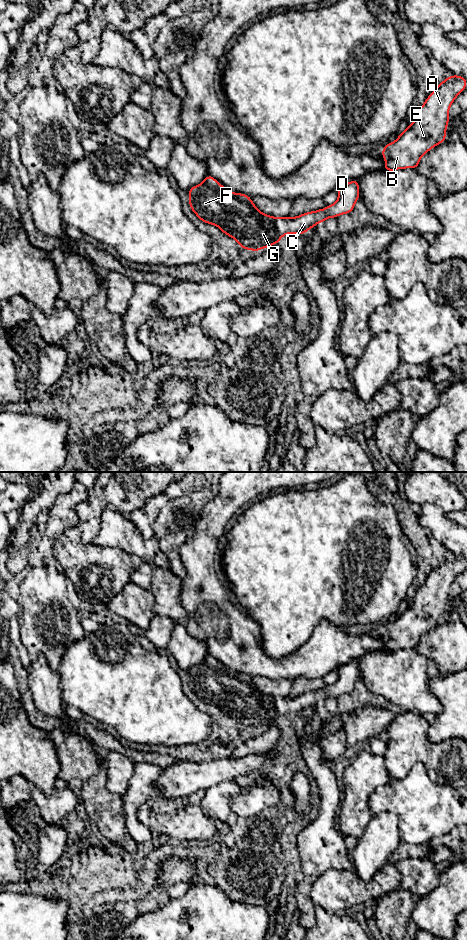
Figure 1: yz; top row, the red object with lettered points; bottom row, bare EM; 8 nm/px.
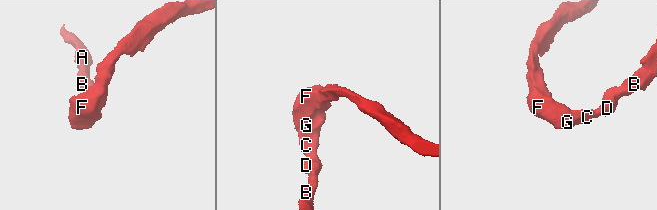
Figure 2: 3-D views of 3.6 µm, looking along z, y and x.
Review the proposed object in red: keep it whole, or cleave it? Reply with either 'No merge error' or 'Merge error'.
No merge error

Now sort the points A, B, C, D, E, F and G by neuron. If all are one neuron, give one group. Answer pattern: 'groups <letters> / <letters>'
groups A B C D E F G

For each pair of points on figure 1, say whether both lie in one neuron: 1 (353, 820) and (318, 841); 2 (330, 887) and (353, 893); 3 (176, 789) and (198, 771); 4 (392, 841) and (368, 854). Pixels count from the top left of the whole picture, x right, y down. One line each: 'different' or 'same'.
1: different
2: same
3: same
4: same

